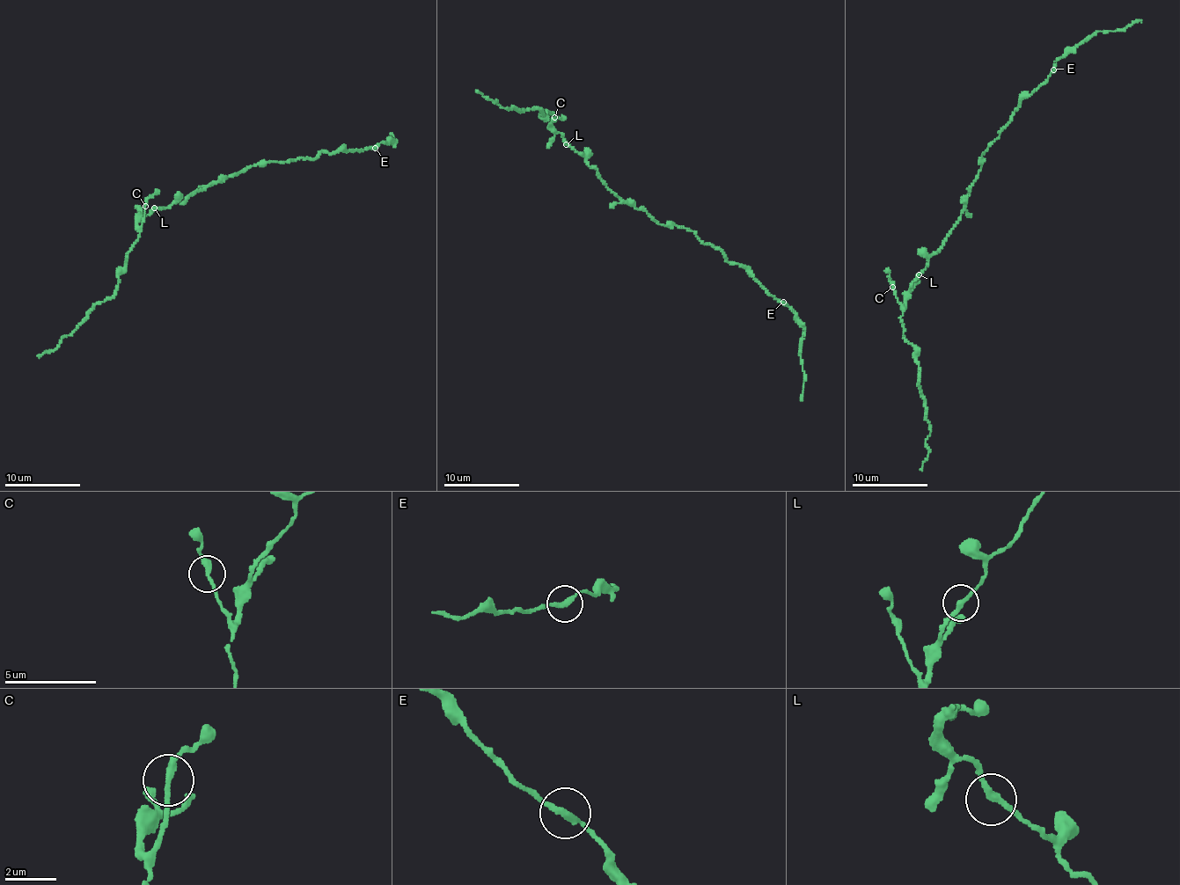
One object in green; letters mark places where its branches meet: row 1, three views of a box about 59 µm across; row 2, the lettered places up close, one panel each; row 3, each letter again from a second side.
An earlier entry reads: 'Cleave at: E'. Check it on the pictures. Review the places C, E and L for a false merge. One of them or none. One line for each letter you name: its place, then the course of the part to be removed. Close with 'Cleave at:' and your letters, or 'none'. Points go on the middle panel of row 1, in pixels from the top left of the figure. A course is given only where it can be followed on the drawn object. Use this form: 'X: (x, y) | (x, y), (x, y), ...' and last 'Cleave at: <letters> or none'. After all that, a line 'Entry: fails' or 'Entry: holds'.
E: (783, 302) | (783, 302), (803, 329), (801, 355), (804, 380), (801, 399)
Cleave at: E
Entry: holds

